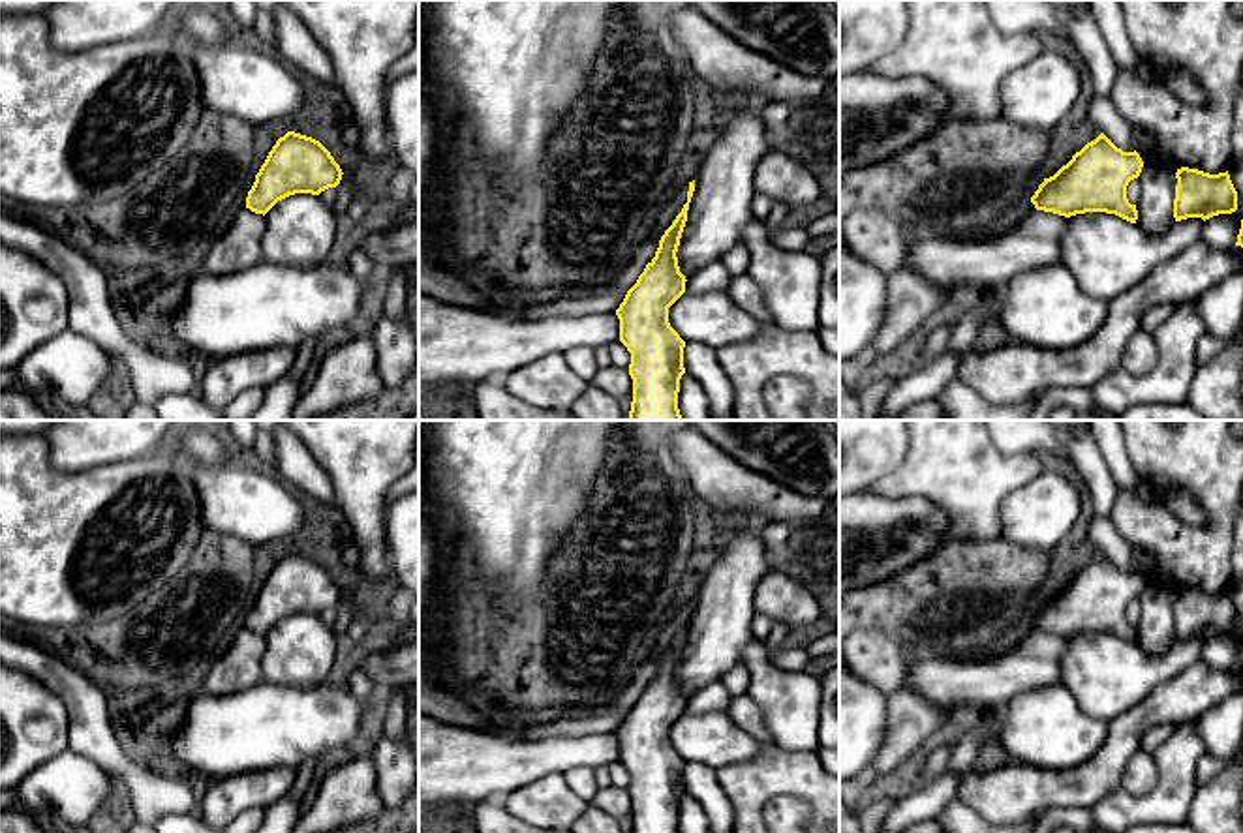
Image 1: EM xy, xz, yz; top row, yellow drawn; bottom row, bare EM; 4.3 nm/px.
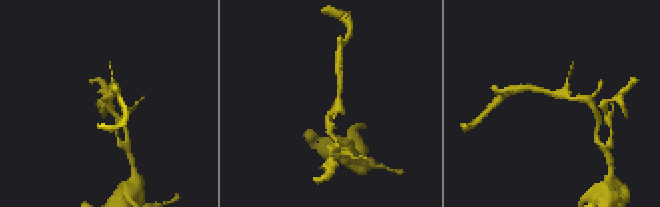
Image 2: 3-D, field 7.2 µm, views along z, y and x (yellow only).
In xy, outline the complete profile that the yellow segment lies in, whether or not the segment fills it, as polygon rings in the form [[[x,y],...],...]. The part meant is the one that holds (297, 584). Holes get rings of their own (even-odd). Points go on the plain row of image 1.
[[[287,552],[255,595],[246,627],[195,687],[223,696],[263,683],[265,634],[289,615],[319,615],[336,608],[342,595],[340,585],[319,561]]]

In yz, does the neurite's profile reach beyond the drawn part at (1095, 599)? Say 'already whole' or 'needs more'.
needs more

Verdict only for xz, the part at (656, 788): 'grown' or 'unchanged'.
grown

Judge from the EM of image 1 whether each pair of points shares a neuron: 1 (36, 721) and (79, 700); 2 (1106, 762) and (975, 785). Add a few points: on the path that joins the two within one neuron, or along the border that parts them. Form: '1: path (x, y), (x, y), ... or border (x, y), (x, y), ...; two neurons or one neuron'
1: border (32, 678), (47, 687), (64, 706), (70, 747); two neurons
2: path (1074, 788), (1007, 788); one neuron

